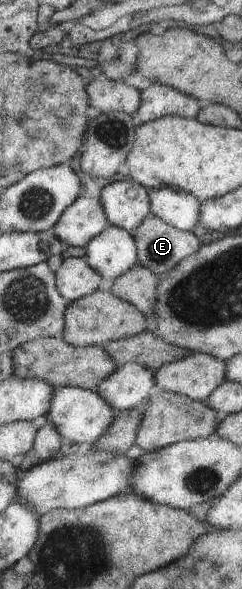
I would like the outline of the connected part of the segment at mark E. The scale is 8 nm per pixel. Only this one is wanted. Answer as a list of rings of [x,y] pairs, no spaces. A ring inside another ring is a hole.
[[[153,214],[129,233],[136,239],[139,264],[148,267],[159,277],[175,269],[185,258],[195,255],[203,246],[202,241],[192,231],[179,229]]]

